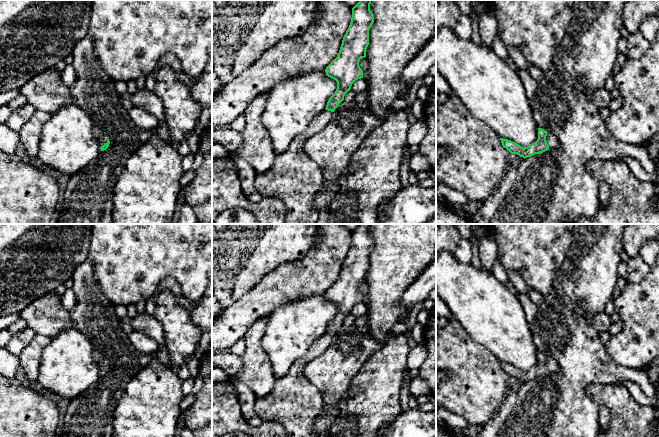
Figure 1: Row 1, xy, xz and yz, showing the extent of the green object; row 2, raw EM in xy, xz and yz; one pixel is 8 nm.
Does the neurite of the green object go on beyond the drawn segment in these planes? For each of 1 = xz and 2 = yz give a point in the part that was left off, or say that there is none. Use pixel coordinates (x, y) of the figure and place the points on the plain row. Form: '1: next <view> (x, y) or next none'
1: next xz (294, 402)
2: next yz (552, 365)

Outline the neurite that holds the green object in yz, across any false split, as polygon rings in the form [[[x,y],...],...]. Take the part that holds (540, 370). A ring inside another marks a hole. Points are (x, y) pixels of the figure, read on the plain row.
[[[538,352],[538,363],[535,367],[527,370],[521,371],[519,368],[508,364],[500,362],[502,370],[507,373],[511,378],[517,378],[524,383],[531,381],[535,378],[543,377],[549,373],[560,373],[561,368],[558,362],[552,358],[548,357],[542,352]]]

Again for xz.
[[[359,224],[352,232],[351,246],[339,277],[325,293],[326,299],[337,306],[337,313],[329,322],[326,332],[313,342],[308,352],[291,366],[285,376],[276,379],[267,396],[256,398],[255,414],[262,421],[280,423],[286,437],[319,437],[313,424],[324,408],[323,397],[319,389],[304,376],[303,369],[323,354],[352,308],[363,302],[359,285],[366,281],[369,254],[374,246],[370,228],[371,224]]]

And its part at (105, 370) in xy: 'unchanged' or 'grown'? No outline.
grown

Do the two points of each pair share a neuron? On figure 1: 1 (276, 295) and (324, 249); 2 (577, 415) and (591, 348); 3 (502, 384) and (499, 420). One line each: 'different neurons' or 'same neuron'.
1: same neuron
2: same neuron
3: different neurons

